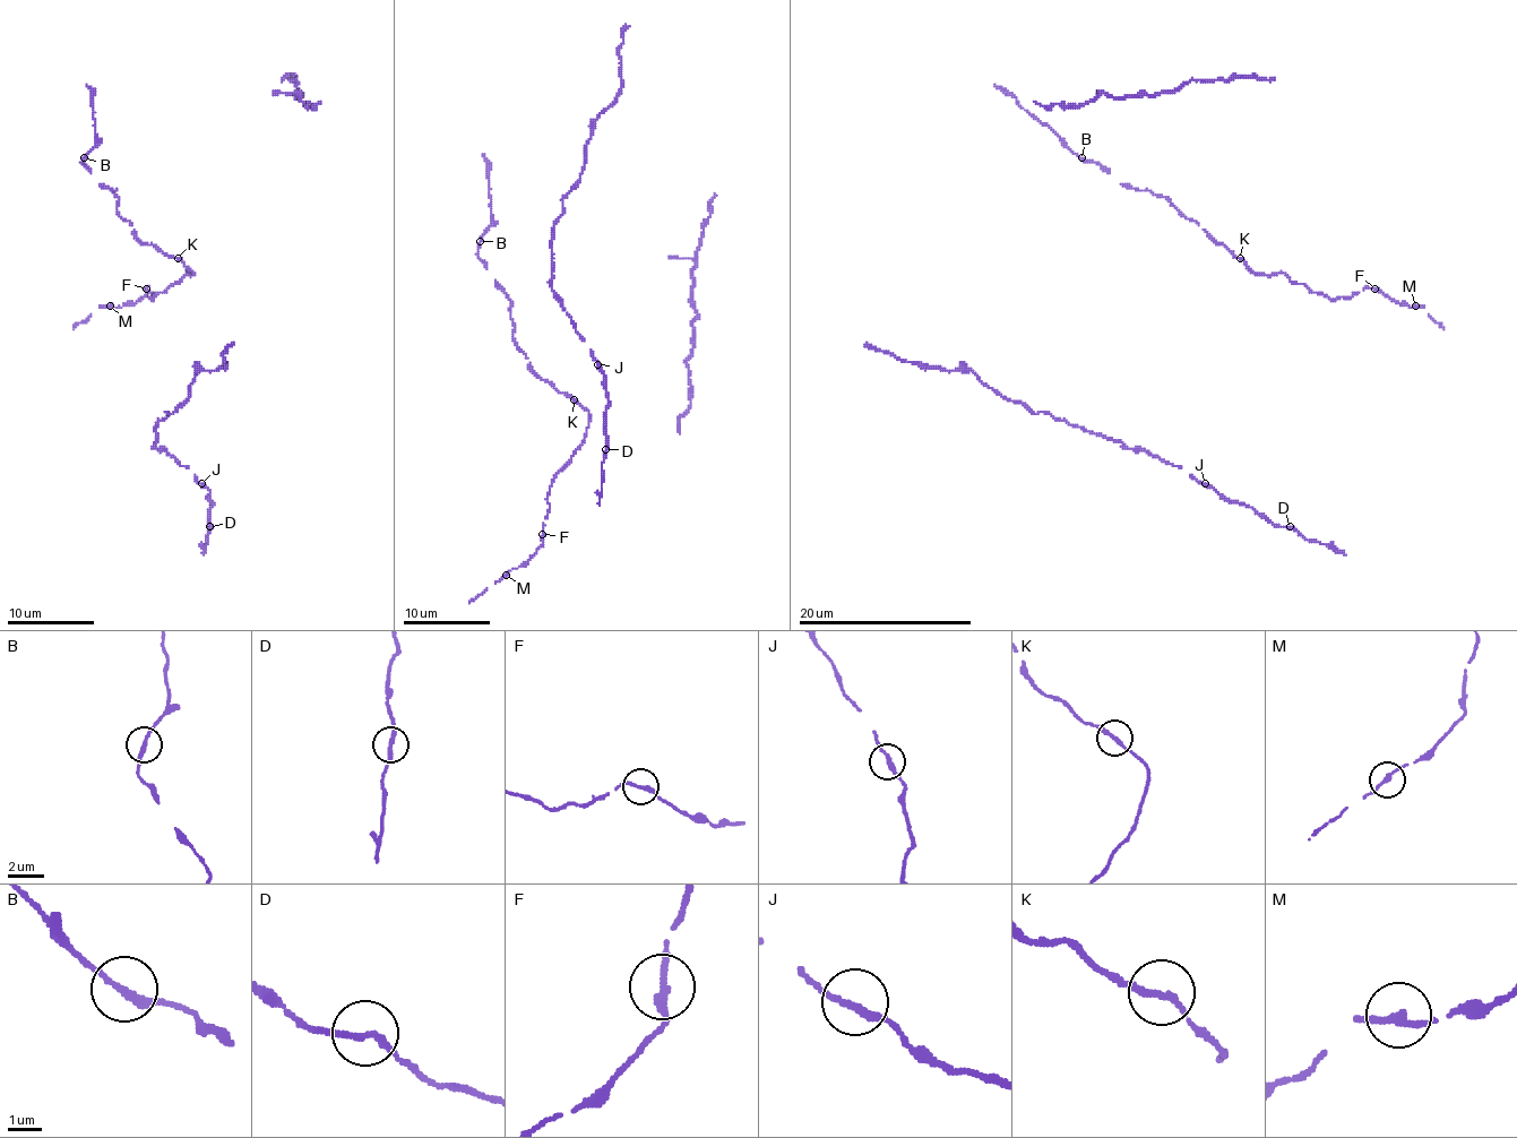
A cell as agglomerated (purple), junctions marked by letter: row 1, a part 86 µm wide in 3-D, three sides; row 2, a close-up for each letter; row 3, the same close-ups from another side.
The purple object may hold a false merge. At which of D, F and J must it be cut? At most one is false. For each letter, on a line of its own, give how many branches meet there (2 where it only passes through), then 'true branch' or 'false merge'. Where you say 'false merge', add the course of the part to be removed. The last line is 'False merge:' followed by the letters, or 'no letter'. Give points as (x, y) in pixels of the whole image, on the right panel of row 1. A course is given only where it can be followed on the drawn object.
D: 2 branches meet; true branch
F: 2 branches meet; true branch
J: 2 branches meet; true branch
False merge: no letter

